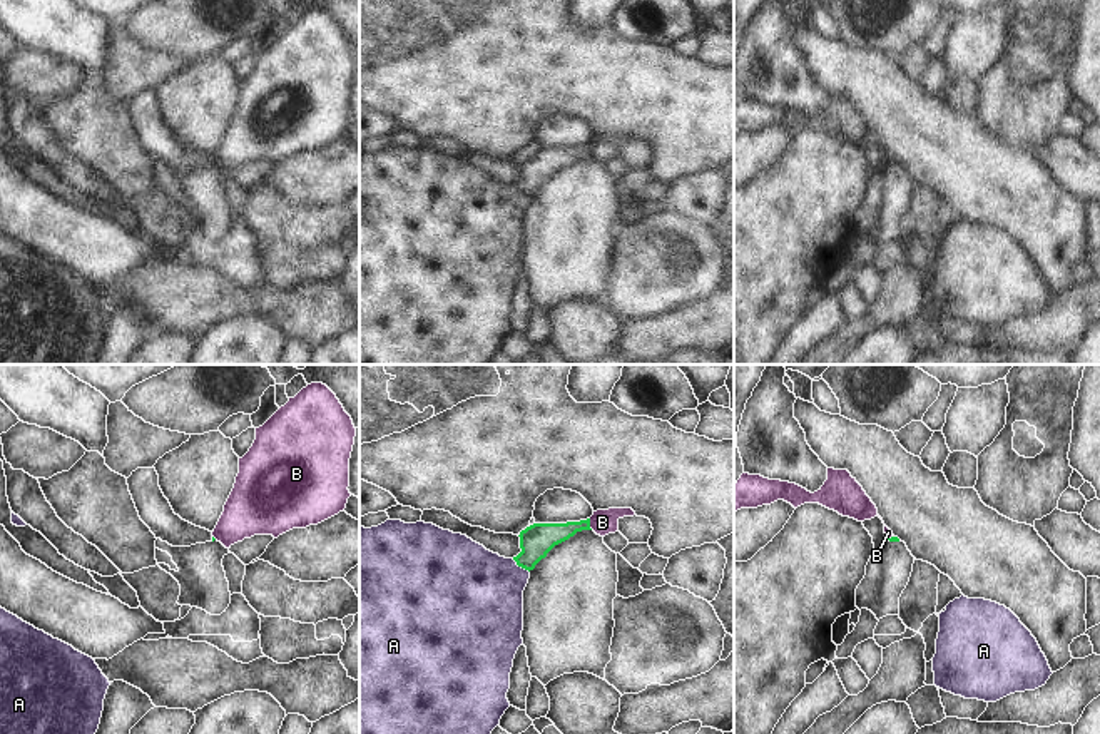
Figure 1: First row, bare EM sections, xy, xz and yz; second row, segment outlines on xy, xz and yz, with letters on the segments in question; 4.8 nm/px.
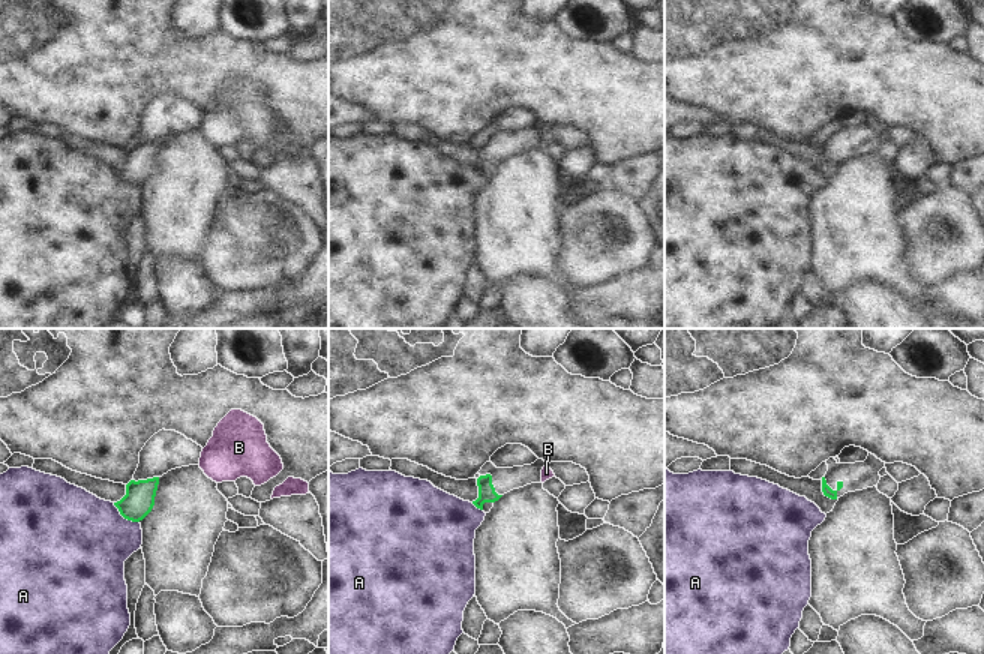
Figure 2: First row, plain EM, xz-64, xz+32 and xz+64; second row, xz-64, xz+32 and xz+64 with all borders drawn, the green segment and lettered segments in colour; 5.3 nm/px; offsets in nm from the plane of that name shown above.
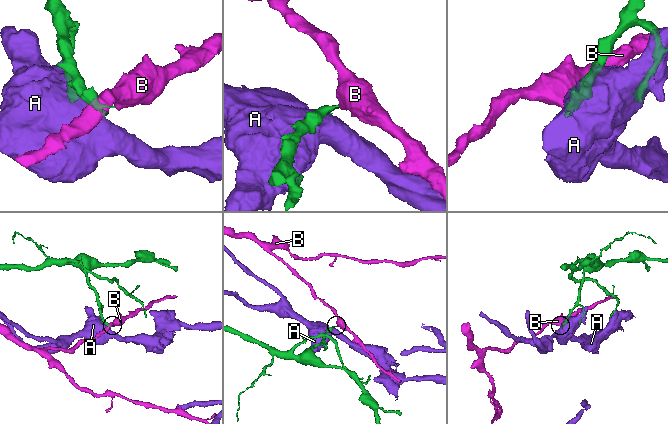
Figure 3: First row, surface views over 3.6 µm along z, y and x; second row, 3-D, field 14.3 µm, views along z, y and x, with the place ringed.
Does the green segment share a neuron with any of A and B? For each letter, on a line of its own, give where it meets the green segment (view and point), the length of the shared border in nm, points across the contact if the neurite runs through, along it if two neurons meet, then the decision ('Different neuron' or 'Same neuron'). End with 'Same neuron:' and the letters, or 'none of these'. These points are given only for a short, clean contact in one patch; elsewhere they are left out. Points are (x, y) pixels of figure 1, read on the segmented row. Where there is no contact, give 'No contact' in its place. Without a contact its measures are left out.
A: Touches green at xz (520, 565). Shared border 110 nm. Different neuron
B: Touches green at xz (589, 524). Shared border 60 nm. Boundary: xz (589, 519), (592, 529). Different neuron
Same neuron: none of these.

